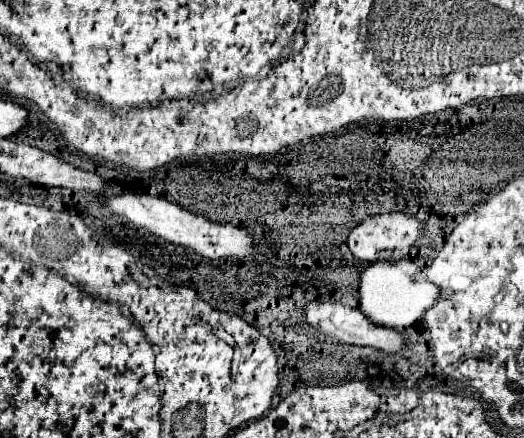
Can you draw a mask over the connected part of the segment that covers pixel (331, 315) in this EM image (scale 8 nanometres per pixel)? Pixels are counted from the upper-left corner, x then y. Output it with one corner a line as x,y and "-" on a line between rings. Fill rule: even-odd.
310,302
302,308
306,320
310,326
314,326
316,330
320,330
326,336
332,336
336,340
342,340
346,344
356,344
356,346
372,346
372,348
380,348
386,352
396,352
404,346
404,338
392,330
392,328
382,328
376,326
374,322
370,322
360,310
338,304
338,302

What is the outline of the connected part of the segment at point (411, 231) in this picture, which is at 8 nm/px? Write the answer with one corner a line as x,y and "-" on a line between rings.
388,212
388,214
370,214
366,220
362,220
348,236
348,248
350,252
368,262
376,260
396,260
410,252
414,242
424,236
424,224
410,212

